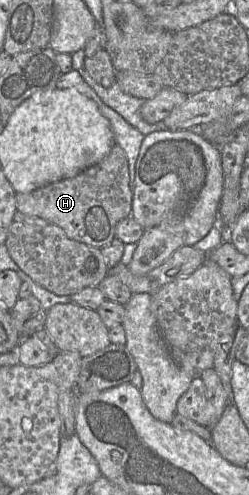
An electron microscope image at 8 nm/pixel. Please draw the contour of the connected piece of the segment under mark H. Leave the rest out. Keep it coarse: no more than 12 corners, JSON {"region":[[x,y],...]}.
{"region":[[115,143],[75,177],[17,193],[23,214],[103,248],[131,216]]}

